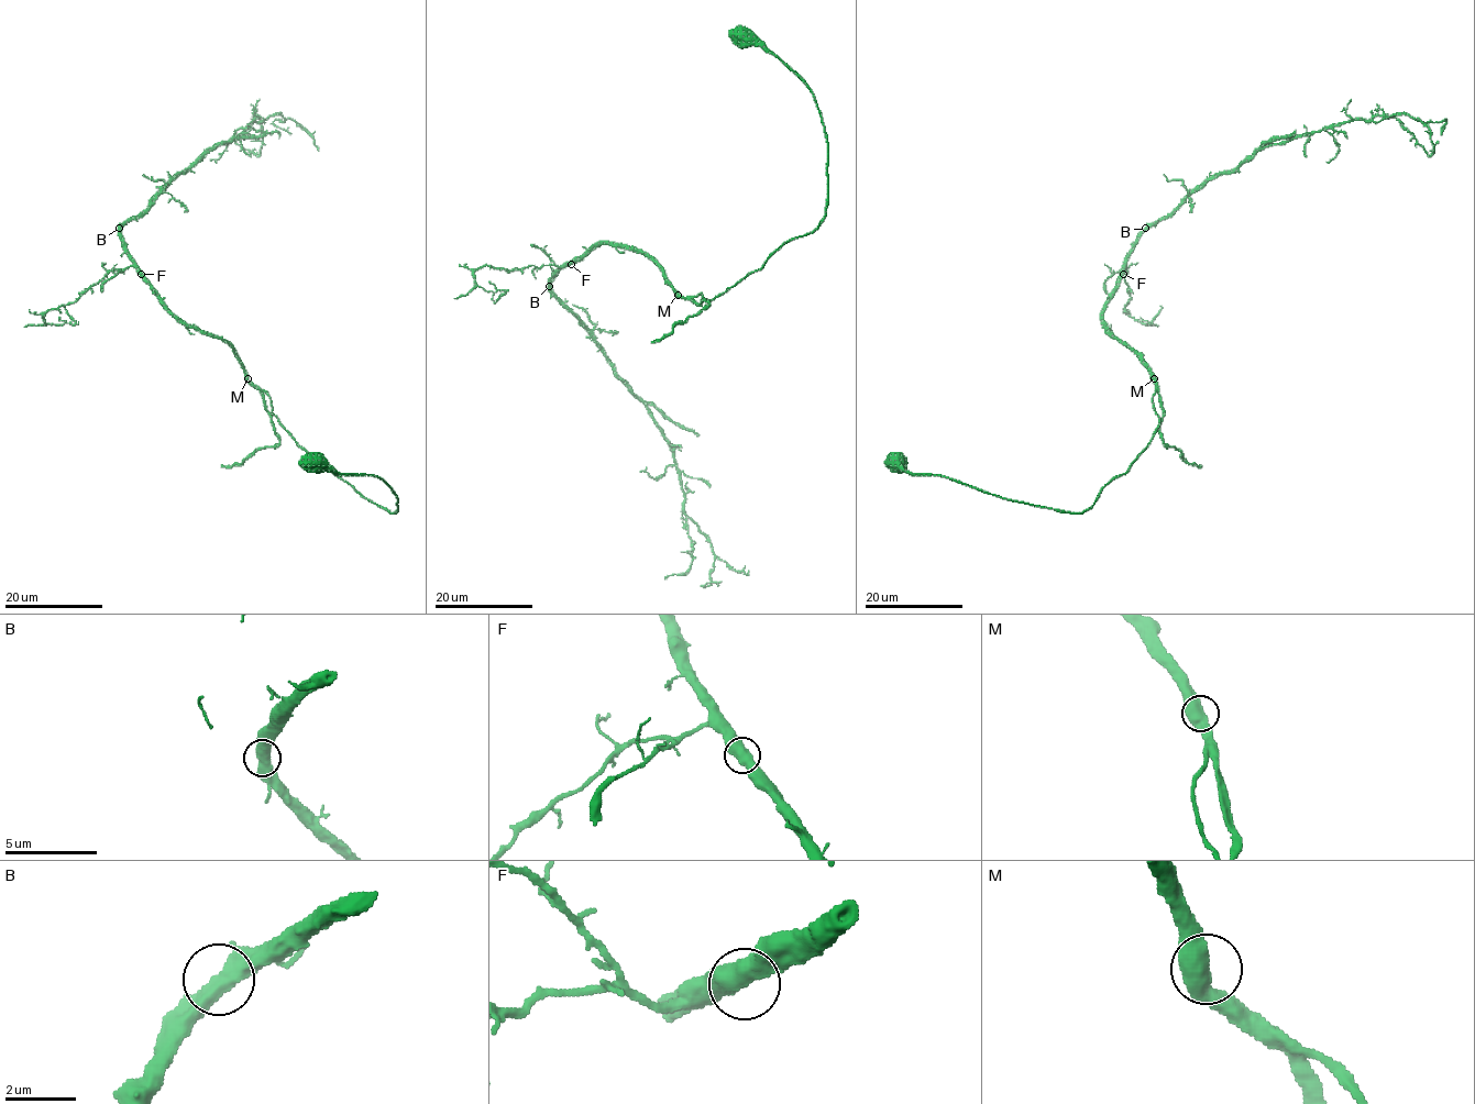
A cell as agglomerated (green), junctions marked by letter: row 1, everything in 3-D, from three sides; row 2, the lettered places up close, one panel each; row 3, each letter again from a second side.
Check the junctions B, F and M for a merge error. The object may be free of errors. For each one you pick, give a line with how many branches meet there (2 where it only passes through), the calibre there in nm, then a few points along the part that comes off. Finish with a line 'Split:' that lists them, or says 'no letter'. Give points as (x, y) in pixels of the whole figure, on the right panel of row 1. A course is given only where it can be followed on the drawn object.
Split: no letter

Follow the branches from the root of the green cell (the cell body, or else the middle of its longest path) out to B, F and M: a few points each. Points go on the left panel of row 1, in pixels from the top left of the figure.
B: (315, 462), (378, 476), (396, 494), (397, 510), (363, 498), (297, 443), (235, 352), (167, 307), (119, 228)
F: (315, 462), (378, 476), (396, 494), (397, 510), (363, 498), (308, 454), (235, 352), (185, 326), (141, 274)
M: (315, 462), (378, 476), (396, 494), (397, 510), (363, 498), (308, 454), (249, 378)

